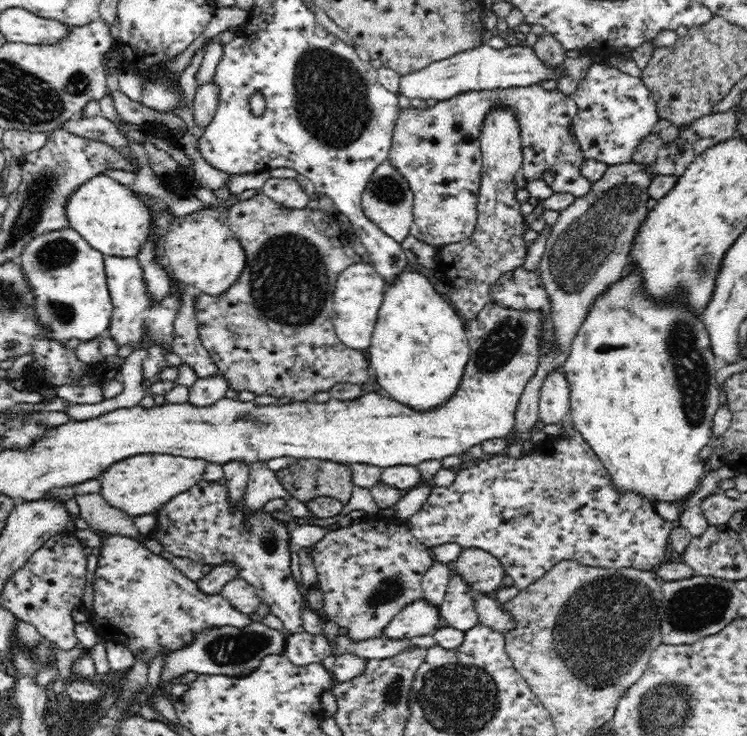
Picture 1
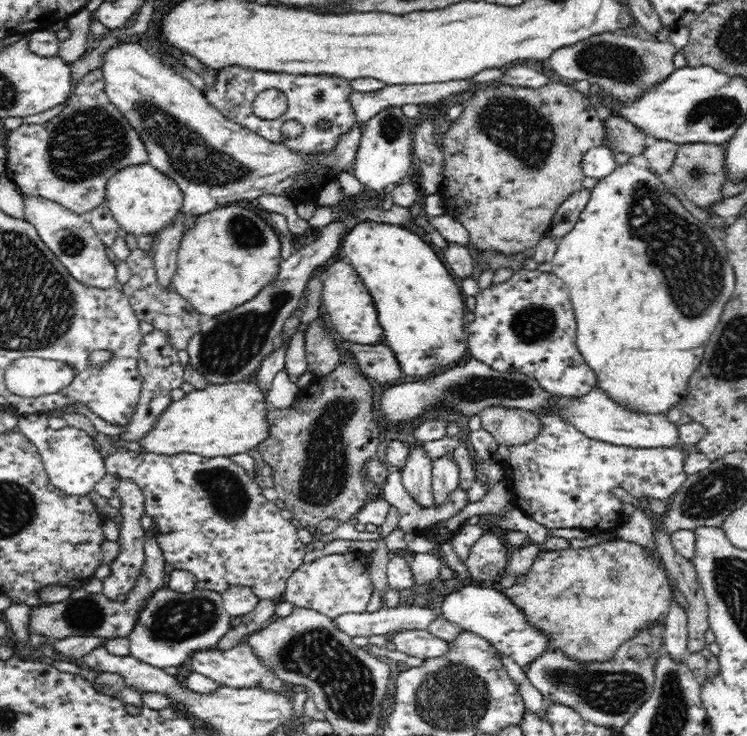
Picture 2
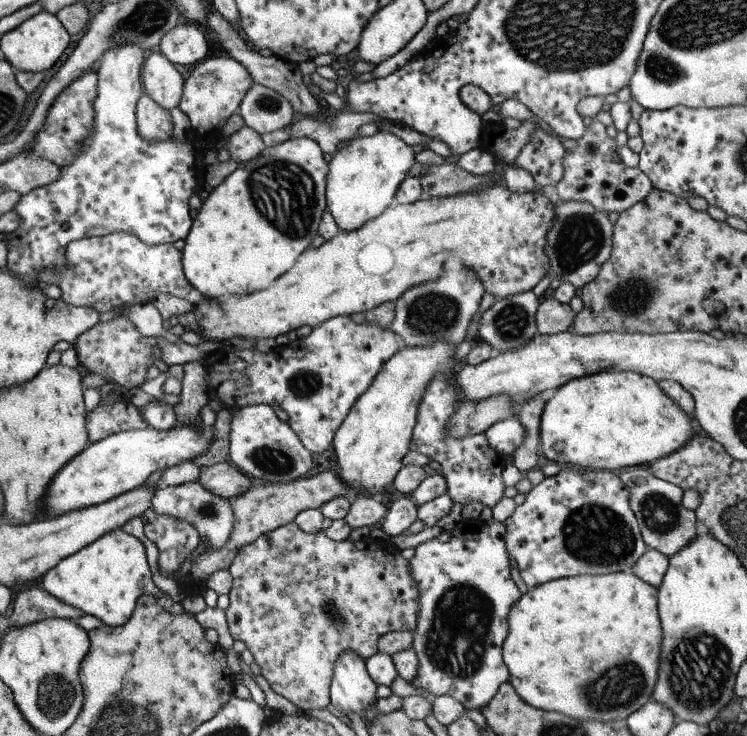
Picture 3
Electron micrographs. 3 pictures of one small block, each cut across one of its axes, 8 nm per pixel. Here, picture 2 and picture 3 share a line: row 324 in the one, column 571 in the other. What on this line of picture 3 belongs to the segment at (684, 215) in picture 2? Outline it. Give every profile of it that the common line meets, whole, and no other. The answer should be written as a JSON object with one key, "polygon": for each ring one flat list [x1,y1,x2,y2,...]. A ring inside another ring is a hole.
{"polygon":[[630,571,563,577,528,589,510,609,508,635,502,642,502,659,515,692,532,707,576,719,626,719,649,700,657,678,661,646,657,591]]}

